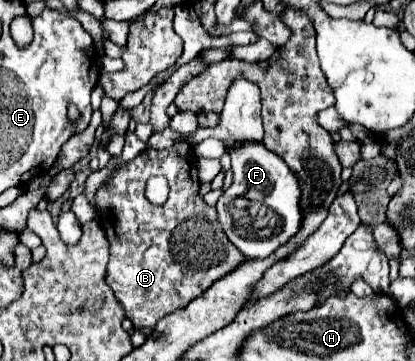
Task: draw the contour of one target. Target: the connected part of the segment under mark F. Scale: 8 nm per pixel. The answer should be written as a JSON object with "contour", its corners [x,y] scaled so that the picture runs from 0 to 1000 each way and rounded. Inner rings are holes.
{"contour":[[[573,393],[573,404],[545,404],[545,427],[559,438],[559,510],[530,543],[520,582],[525,615],[535,643],[549,665],[583,698],[593,715],[641,715],[651,709],[675,676],[684,676],[699,654],[723,637],[723,521],[718,499],[704,471],[670,438],[670,427],[641,416],[631,393]],[[641,565],[641,576],[631,576]],[[675,598],[680,626],[675,643],[655,648],[651,659],[627,659],[622,637],[641,632],[651,604]]]}

